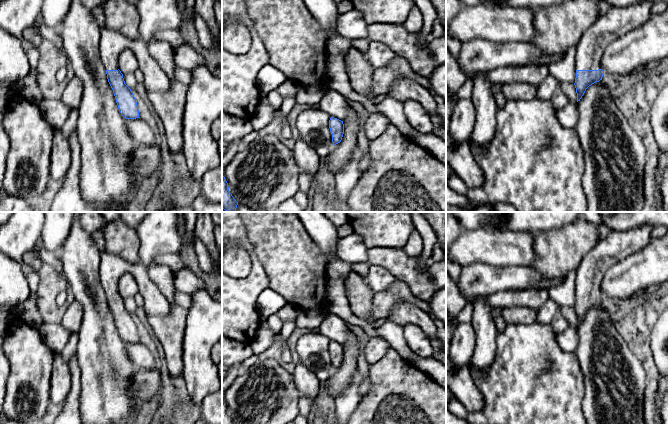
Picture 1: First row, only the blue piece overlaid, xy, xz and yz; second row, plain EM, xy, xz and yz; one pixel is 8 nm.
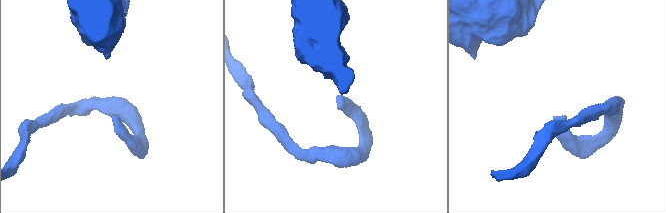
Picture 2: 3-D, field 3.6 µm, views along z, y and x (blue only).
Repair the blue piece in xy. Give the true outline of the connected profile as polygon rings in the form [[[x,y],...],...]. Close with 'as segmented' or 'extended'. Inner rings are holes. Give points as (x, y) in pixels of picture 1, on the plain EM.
[[[100,251],[99,274],[101,284],[118,333],[125,343],[140,341],[136,323],[131,313],[125,308],[123,298],[118,291],[118,282],[123,274],[130,273],[134,276],[148,315],[167,316],[170,313],[168,300],[149,278],[147,268],[141,262],[131,264],[114,253]]]; extended

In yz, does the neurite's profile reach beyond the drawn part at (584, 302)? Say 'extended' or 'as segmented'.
extended

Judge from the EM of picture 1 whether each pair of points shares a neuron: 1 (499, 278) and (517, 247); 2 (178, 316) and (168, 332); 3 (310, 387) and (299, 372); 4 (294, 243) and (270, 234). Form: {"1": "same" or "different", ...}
{"1": "different", "2": "same", "3": "same", "4": "same"}

